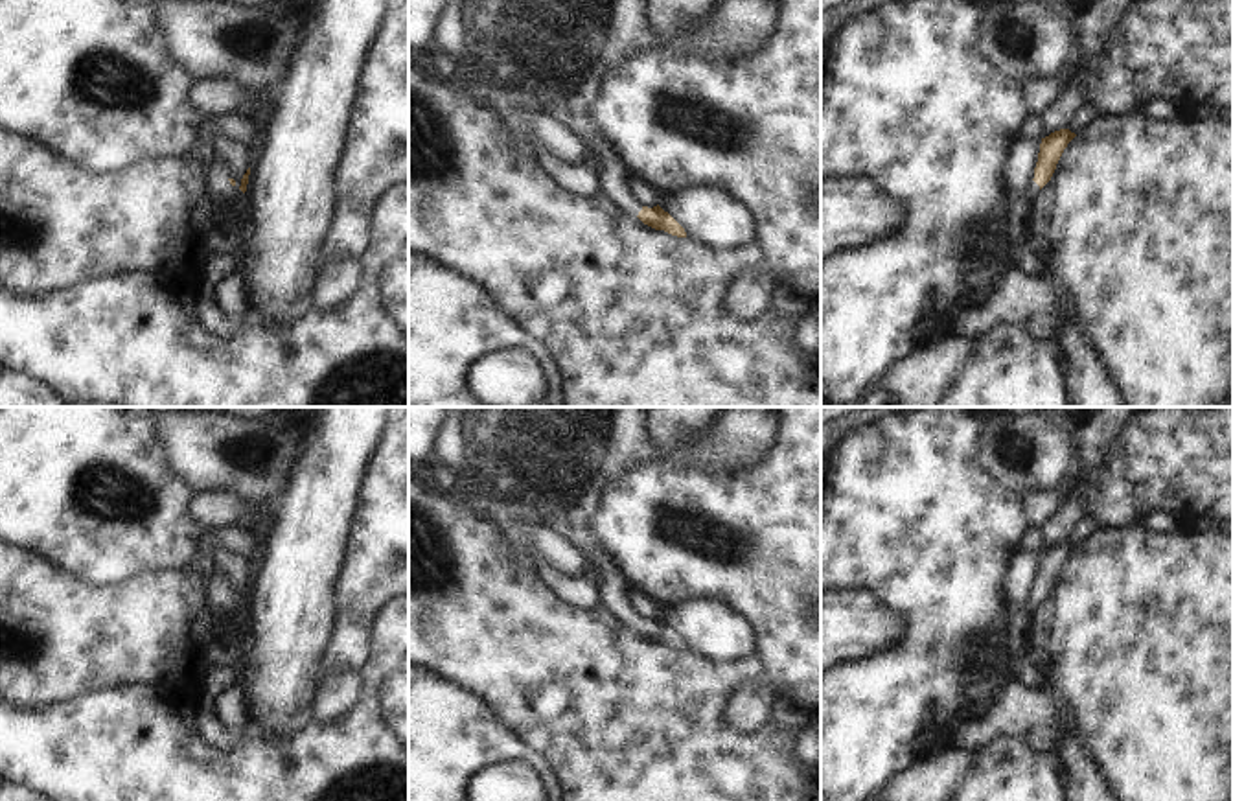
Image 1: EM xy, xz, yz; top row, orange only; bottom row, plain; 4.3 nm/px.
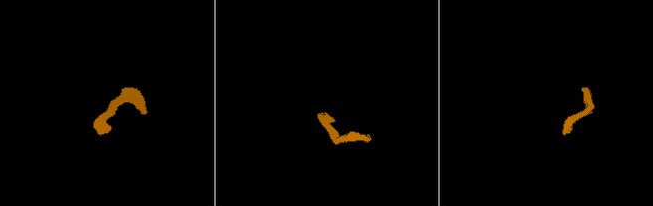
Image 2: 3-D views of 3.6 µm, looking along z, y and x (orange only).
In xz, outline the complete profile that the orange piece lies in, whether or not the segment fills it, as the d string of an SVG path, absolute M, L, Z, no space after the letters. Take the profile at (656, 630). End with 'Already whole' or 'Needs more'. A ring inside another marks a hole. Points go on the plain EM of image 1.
M462 407L460 431L464 436L464 462L475 482L499 505L508 508L528 527L547 527L561 534L585 554L596 575L600 606L644 637L686 650L685 641L659 617L642 619L628 602L628 582L613 558L591 532L591 517L600 508L607 482L635 460L651 460L659 455L648 433L646 407Z. Needs more

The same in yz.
M1060 541L1042 551L1034 591L1029 600L1031 611L1036 611L1038 604L1051 593L1064 562L1075 549L1069 541Z. Needs more

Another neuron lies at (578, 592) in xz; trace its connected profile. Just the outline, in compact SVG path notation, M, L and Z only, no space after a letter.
M504 528L502 534L510 541L517 541L530 552L534 571L537 573L541 582L556 593L558 598L582 609L594 609L600 606L598 589L585 576L567 576L552 569L541 558L541 554L526 541L524 534L519 528Z

